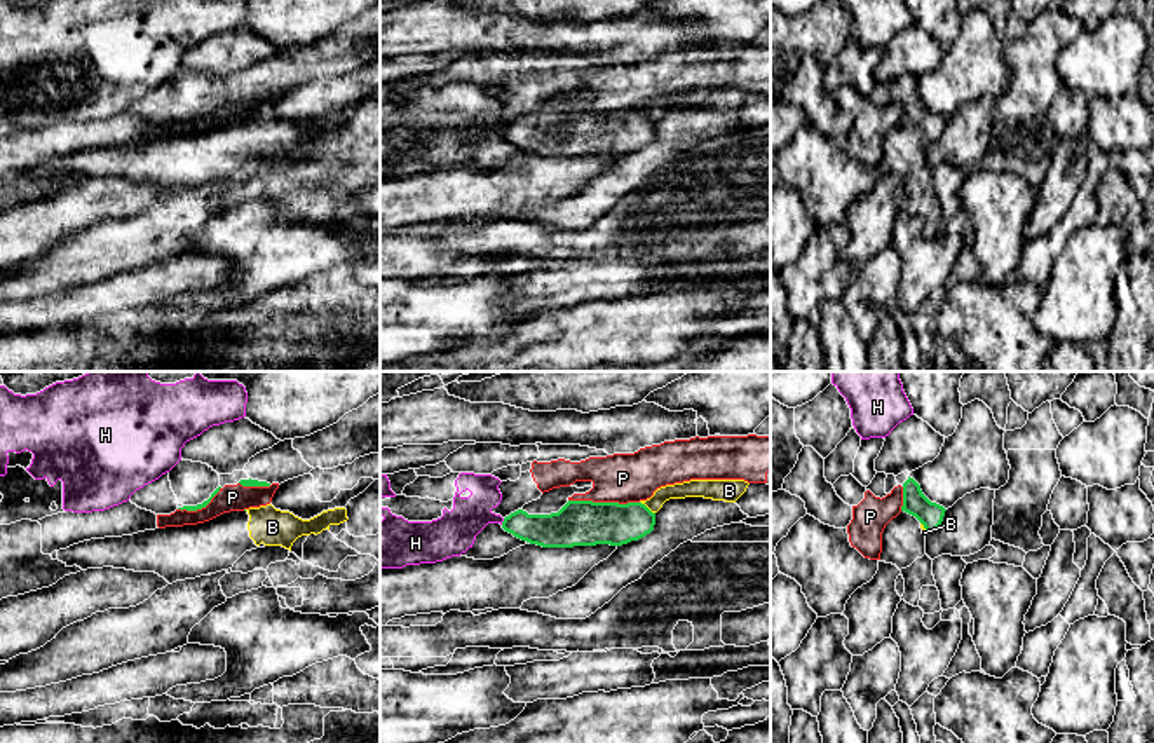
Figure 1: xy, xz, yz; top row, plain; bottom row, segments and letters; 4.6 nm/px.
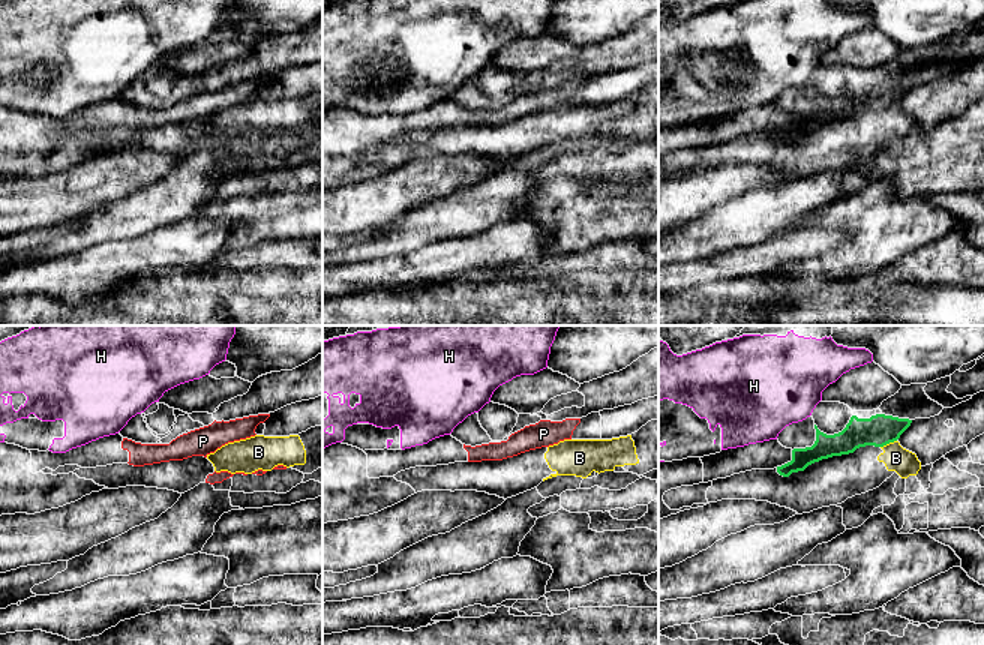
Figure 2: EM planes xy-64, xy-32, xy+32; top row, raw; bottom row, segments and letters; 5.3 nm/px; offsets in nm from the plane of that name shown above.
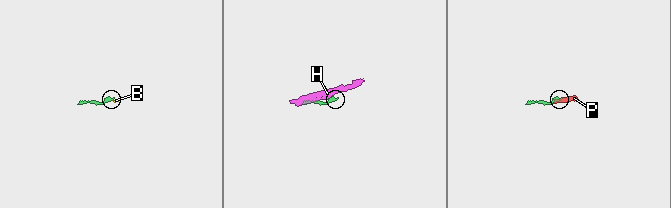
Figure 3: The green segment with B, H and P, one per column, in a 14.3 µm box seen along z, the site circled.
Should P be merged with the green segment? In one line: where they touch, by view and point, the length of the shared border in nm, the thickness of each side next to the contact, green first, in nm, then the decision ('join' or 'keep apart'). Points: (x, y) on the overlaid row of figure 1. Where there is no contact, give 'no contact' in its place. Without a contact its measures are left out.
xz (604, 503) | 320 nm | 200/220 nm | keep apart

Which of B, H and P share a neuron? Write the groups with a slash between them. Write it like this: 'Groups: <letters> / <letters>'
Groups: B / H / P

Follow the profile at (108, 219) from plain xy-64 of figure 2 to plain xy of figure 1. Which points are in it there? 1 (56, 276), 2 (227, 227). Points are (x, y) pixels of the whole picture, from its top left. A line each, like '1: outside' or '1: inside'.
1: inside
2: outside

